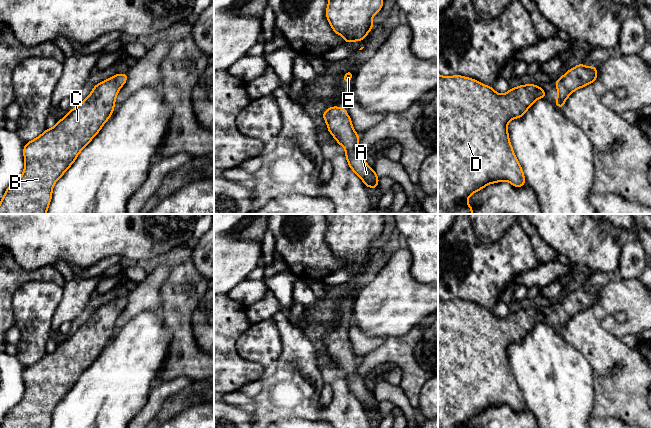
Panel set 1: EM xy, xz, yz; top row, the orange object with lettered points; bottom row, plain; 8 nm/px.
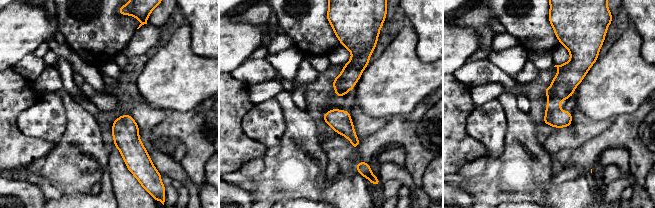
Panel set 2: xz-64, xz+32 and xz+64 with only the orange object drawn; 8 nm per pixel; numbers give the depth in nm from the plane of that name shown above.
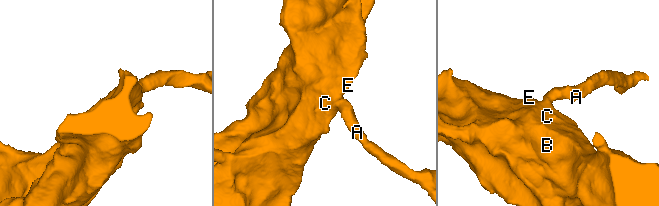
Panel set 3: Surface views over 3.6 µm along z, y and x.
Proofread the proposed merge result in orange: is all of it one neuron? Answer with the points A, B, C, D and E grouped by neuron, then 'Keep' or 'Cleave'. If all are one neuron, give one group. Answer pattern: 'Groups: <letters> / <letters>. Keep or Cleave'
Groups: A B C D E. Keep

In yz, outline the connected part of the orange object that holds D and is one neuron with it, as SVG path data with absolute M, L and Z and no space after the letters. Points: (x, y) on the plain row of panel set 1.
M438 297L438 428L468 428L466 425L473 417L491 407L508 405L517 412L526 407L509 364L507 348L514 342L521 342L540 322L547 322L546 317L533 308L520 309L510 312L506 318L498 318L493 311L472 302L460 299L443 301Z

